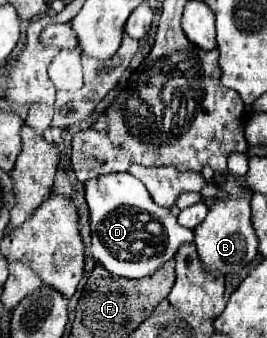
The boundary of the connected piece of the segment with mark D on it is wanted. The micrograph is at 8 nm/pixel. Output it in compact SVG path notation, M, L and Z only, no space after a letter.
M129 172L107 174L85 182L85 198L91 214L93 258L113 274L127 278L149 276L171 260L181 244L193 242L193 230L183 228L167 208L157 206L147 188L143 188L143 182Z

